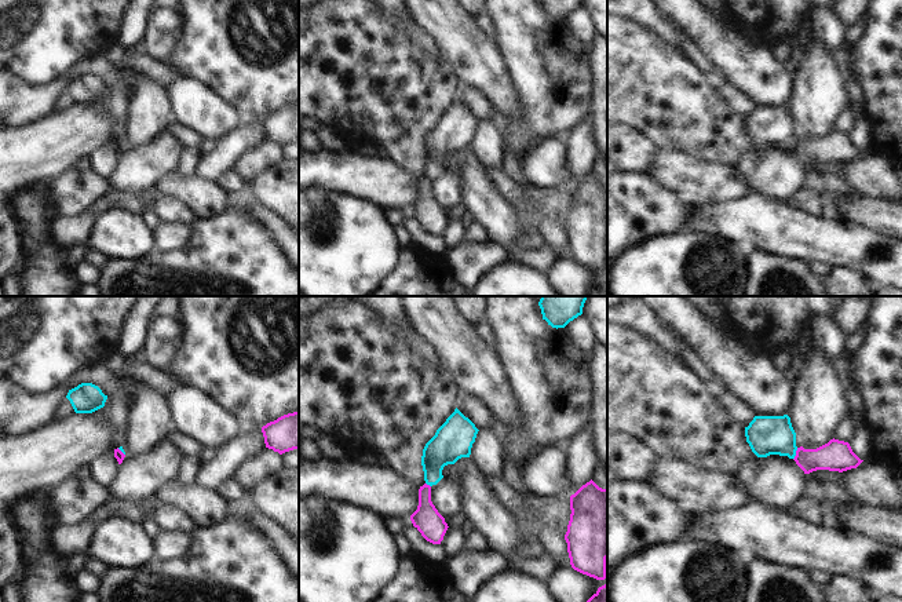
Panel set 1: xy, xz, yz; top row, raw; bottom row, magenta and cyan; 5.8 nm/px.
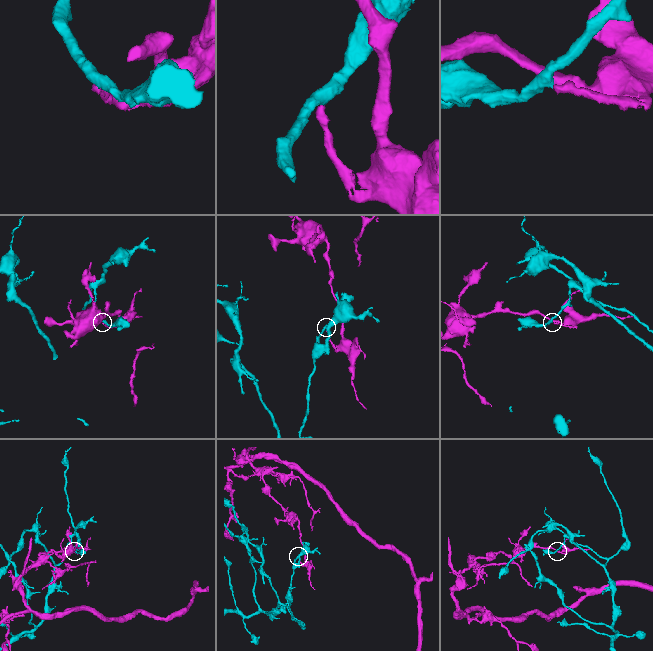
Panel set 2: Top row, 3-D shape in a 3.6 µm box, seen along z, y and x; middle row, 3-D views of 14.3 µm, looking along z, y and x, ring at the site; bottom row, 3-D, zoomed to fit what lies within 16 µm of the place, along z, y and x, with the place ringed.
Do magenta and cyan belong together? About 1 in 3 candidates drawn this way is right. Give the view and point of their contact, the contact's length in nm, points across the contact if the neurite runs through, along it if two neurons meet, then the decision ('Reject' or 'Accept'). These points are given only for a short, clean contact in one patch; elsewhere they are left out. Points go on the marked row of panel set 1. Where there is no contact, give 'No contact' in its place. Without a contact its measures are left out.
Touches magenta at yz (796, 453). Shared border 80 nm. Boundary: yz (798, 448), (793, 459). Reject

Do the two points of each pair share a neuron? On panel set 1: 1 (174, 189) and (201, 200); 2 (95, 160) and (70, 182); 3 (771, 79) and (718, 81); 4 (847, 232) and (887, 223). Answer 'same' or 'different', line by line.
1: same
2: different
3: different
4: different

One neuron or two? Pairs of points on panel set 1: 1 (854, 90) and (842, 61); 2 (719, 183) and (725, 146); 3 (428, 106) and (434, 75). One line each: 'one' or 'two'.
1: one
2: two
3: one

